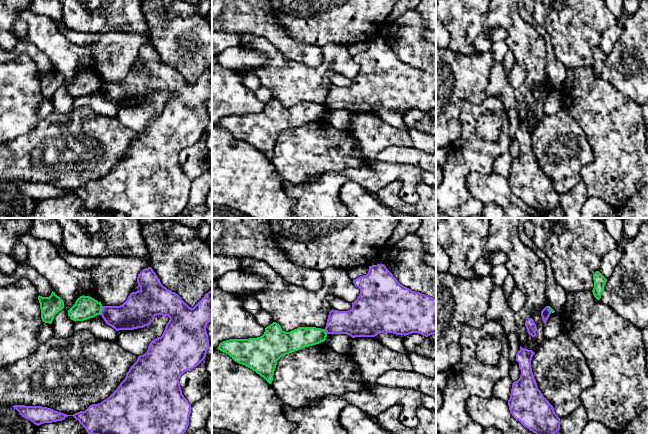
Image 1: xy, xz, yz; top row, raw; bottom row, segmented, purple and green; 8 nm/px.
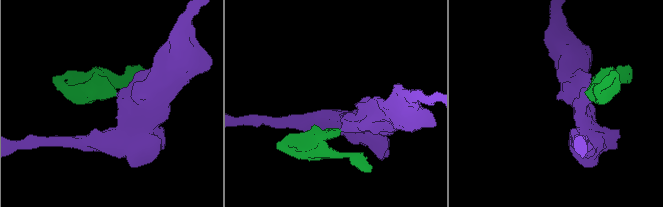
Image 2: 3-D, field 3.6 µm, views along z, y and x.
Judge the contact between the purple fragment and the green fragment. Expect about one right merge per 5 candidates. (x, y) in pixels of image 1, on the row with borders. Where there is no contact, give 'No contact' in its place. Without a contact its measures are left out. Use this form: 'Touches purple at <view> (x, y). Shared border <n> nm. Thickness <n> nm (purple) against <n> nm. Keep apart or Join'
Touches purple at xy (102, 310). Shared border 80 nm. Thickness 240 nm (purple) against 190 nm. Keep apart

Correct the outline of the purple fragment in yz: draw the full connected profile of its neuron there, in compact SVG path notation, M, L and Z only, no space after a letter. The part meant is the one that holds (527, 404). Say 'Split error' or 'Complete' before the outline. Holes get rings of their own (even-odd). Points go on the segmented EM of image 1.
Complete. M522 348L516 354L521 370L520 378L513 382L508 406L512 416L535 434L555 434L560 430L560 418L553 406L538 389L531 360L535 353Z

